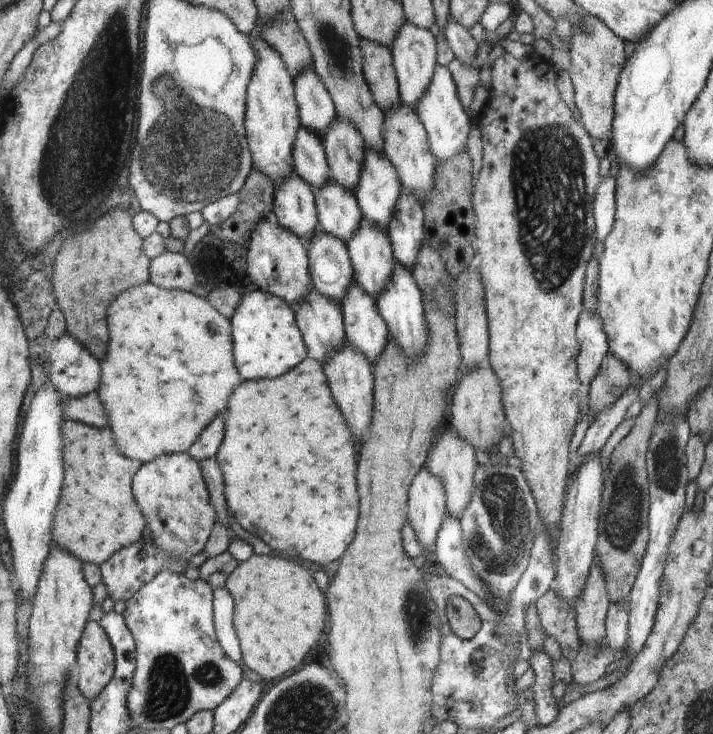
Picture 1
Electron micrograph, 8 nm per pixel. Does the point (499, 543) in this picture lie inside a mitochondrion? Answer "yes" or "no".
yes

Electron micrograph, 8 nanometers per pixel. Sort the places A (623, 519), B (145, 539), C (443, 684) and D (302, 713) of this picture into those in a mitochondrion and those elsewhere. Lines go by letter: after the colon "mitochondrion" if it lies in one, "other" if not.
A: mitochondrion
B: other
C: other
D: mitochondrion

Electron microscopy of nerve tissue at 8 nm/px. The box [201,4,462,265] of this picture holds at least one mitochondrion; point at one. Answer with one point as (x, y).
(343, 70)

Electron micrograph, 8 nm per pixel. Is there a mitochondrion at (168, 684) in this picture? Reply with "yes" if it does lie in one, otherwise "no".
yes

